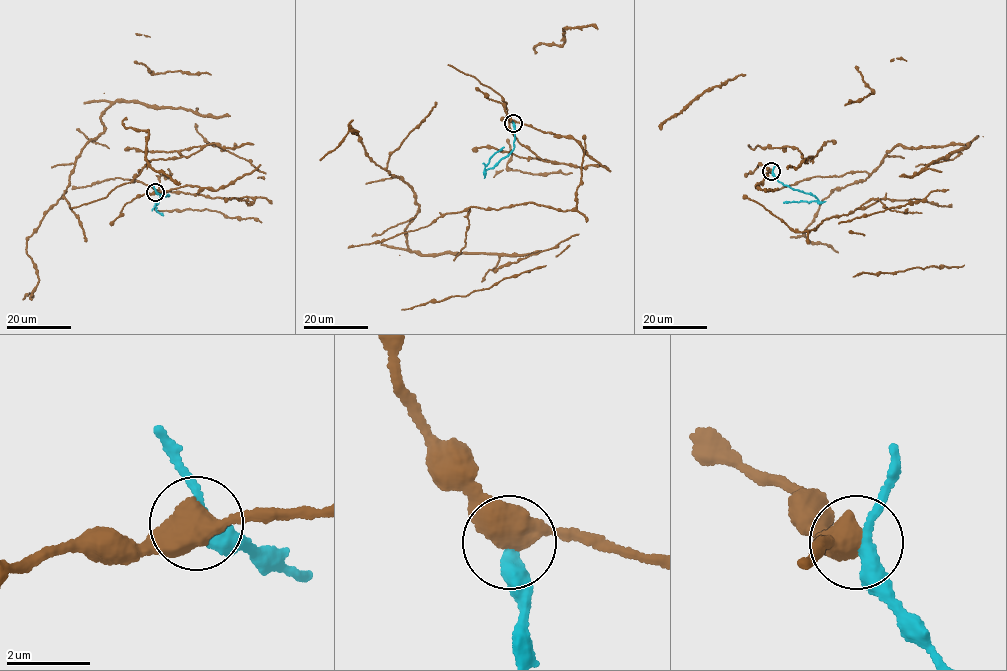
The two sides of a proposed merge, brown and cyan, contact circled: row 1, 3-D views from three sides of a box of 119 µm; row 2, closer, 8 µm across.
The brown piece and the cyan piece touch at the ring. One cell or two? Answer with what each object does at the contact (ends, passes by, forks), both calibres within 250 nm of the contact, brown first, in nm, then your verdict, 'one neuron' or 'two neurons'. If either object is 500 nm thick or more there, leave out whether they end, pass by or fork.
550 nm thick on the brown side, 320 nm on the other; two neurons

